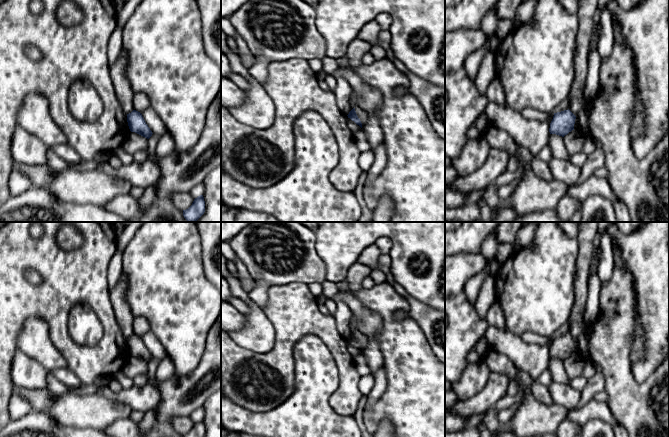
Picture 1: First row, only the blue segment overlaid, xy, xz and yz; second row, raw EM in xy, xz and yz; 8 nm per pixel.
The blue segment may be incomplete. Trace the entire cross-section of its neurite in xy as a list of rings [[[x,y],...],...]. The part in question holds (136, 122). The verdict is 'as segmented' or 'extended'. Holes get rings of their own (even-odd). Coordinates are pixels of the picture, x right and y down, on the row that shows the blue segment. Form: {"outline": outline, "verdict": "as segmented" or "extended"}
{"outline": [[[133,110],[127,114],[127,122],[131,132],[135,132],[147,139],[152,136],[153,133],[140,112]]], "verdict": "as segmented"}

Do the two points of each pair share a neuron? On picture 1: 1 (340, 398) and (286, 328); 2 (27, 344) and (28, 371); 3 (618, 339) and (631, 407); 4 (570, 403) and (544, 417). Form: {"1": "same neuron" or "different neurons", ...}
{"1": "same neuron", "2": "different neurons", "3": "same neuron", "4": "different neurons"}

